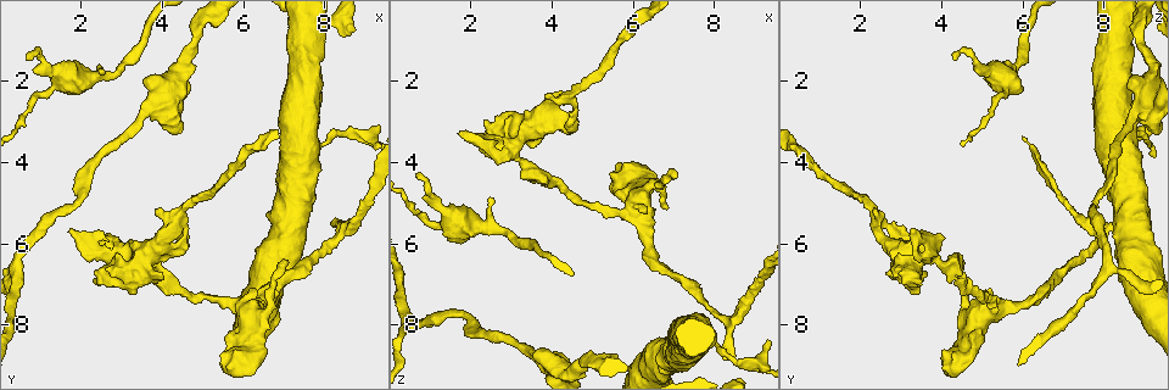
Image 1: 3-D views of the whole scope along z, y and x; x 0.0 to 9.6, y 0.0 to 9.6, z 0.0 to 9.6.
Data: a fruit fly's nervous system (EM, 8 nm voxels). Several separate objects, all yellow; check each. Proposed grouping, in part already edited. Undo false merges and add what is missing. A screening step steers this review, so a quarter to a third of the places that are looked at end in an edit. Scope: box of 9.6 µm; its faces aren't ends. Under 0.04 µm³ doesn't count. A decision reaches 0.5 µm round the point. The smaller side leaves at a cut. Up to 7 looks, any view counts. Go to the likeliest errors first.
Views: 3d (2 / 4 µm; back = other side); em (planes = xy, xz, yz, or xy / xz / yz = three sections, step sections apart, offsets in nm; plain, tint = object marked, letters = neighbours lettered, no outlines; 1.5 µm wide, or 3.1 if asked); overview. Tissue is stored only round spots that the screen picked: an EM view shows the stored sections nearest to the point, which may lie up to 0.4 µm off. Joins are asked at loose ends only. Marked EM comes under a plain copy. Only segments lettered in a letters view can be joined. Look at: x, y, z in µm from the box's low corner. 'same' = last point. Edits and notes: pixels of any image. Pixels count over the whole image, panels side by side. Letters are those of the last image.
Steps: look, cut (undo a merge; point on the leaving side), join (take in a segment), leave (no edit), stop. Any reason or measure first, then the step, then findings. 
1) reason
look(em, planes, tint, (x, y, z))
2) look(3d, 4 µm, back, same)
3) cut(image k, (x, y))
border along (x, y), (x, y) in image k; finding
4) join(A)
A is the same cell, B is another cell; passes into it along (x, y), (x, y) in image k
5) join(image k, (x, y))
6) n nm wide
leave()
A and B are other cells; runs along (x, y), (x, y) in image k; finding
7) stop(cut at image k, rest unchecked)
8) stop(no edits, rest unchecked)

branch stops here
look(3d, 2 µm, (0.65, 1.45, 4.35))

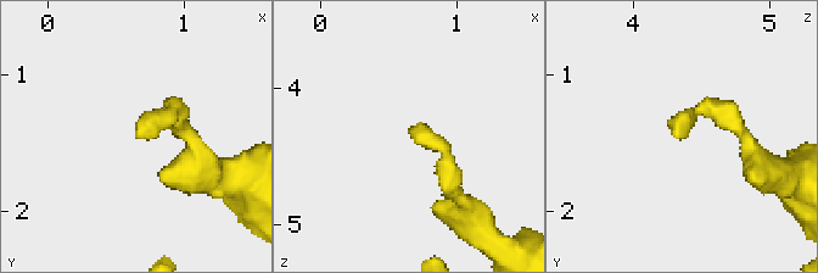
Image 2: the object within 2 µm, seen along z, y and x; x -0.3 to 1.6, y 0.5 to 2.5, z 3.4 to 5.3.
look(em, xy, step 8, letters, (0.64, 1.40, 4.30))

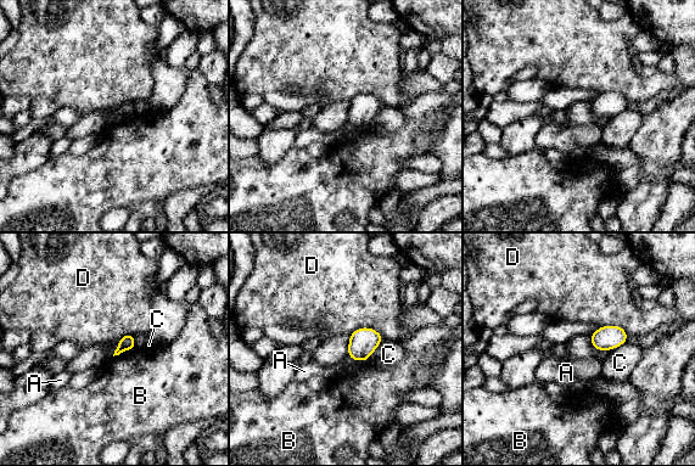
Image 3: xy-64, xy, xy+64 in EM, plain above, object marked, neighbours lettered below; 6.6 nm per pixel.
D touches over 240 nm
leave()
A, B, C and D are other cells; none of them fits

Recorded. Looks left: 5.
branch stops here
look(em, planes, tint, (1.75, 5.65, 3.30))

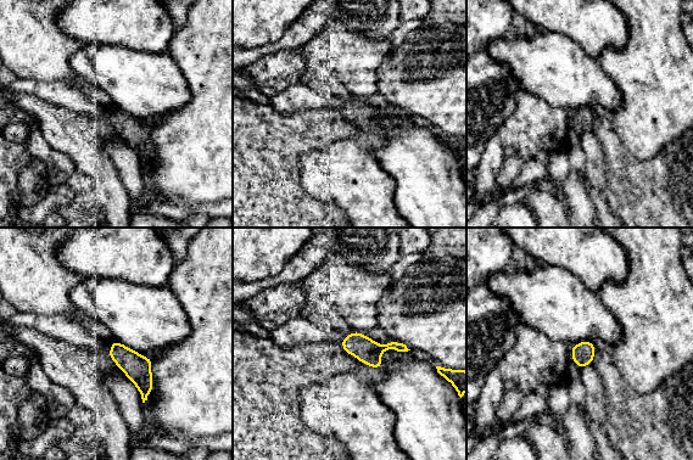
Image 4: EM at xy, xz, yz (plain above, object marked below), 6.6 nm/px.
what lies round it
look(em, planes, letters, same)

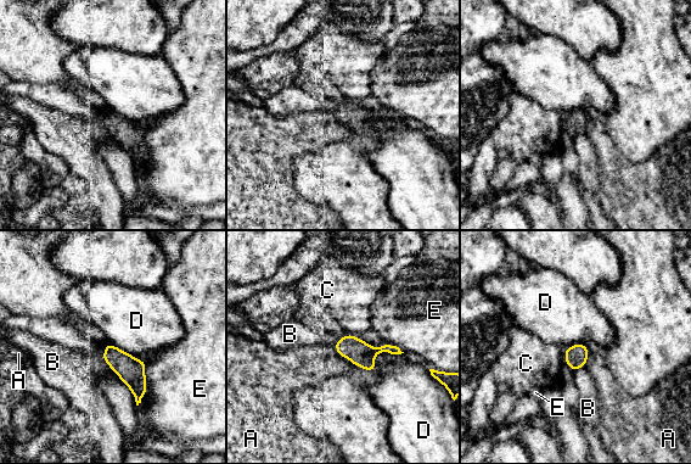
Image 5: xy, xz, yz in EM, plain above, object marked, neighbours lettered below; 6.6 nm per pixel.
150 nm wide
leave()
A, B, C, D and E are other cells; border along (403, 352), (377, 353), (374, 372) in image 5; none of them fits

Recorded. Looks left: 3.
an open end
look(em, xz, step 4, letters, (3.95, 6.75, 2.75))

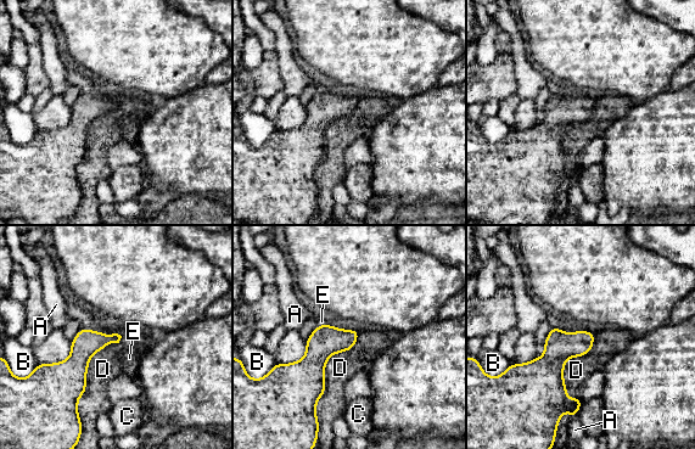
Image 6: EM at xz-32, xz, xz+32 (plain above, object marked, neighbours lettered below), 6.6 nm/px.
cut it another way
look(em, planes, letters, same)

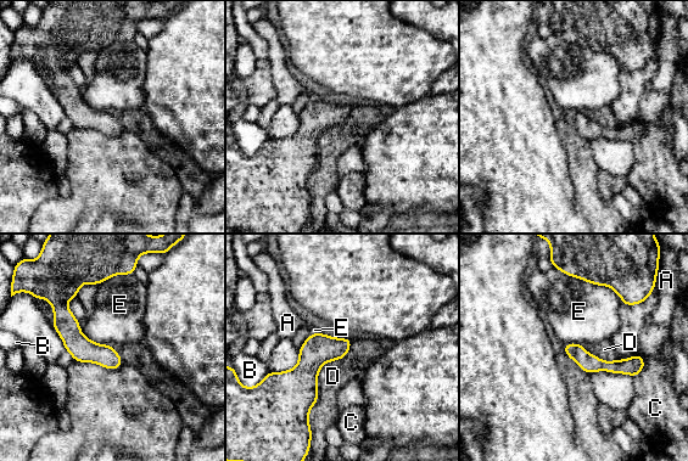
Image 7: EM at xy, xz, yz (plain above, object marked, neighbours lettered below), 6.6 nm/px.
120 nm wide; D touches over 550 nm
leave()
A, B, C, D and E are other cells; none of them fits

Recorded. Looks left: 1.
stop(no edits, rest unchecked)

